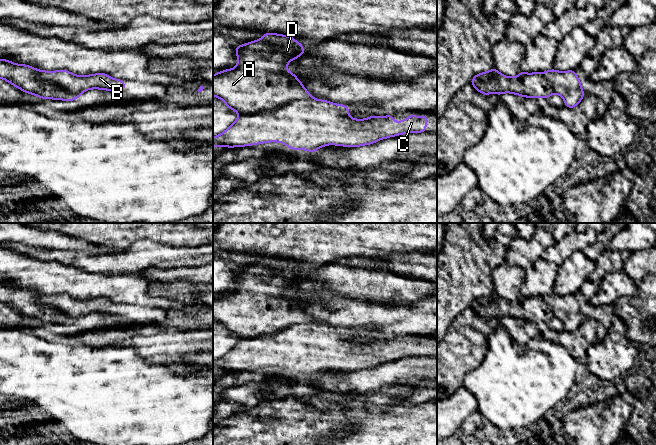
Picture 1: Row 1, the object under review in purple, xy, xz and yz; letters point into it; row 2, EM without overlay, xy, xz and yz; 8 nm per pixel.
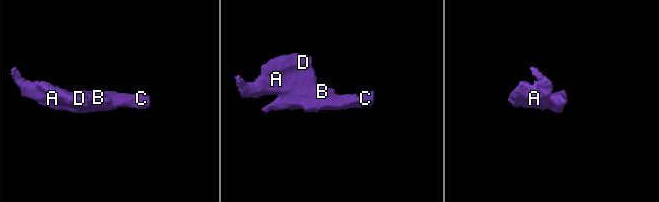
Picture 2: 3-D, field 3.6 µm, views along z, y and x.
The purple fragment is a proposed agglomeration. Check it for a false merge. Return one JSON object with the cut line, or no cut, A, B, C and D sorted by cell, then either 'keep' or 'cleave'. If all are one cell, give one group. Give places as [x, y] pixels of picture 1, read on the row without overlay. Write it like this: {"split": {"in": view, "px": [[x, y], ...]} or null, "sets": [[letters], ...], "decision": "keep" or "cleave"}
{"split": {"in": "xz", "px": [[311, 321], [293, 324], [276, 332], [245, 337], [239, 340]]}, "sets": [["A", "D"], ["B", "C"]], "decision": "cleave"}

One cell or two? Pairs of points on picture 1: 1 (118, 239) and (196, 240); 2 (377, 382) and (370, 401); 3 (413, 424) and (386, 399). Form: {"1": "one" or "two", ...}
{"1": "one", "2": "two", "3": "one"}

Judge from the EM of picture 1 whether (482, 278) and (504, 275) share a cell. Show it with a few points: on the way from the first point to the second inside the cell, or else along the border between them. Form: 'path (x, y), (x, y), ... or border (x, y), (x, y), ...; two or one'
border (491, 270), (494, 291); two

